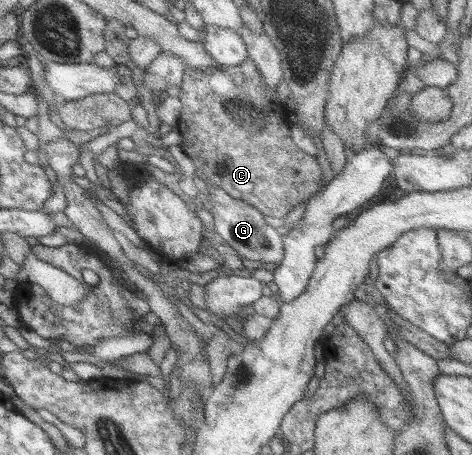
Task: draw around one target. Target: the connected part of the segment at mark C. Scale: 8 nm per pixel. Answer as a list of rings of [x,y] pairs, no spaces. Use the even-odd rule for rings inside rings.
[[[246,58],[241,64],[230,67],[208,68],[208,70],[192,70],[191,68],[185,68],[177,98],[181,103],[176,124],[177,132],[179,136],[181,136],[179,145],[182,148],[182,152],[193,162],[194,175],[202,180],[207,187],[213,188],[213,186],[217,186],[217,188],[221,188],[221,190],[228,196],[231,196],[231,198],[241,200],[241,202],[249,204],[251,208],[255,208],[263,217],[269,216],[279,219],[284,218],[288,212],[300,202],[304,202],[311,198],[311,196],[323,186],[323,175],[316,162],[315,156],[308,155],[304,151],[301,151],[289,138],[288,127],[291,121],[290,113],[287,111],[286,107],[279,102],[279,99],[277,99],[275,88],[267,86],[264,79],[260,77],[251,59]]]

